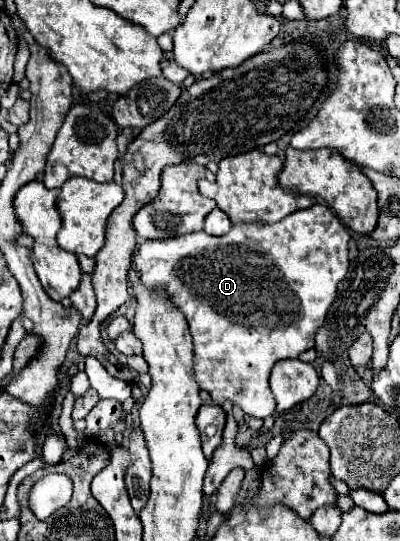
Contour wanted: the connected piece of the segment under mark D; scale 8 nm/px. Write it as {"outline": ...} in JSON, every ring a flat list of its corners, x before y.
{"outline":[[315,204,311,208,299,210,297,214,289,214,289,218,283,218,281,222,273,222,269,226,233,226,225,236,209,236,205,232,197,232,197,234,185,234,181,238,167,238,167,240,157,240,157,242,141,242,141,246,135,250,133,254,133,264,143,280,143,284,147,286,163,286,167,288,173,304,177,304,177,308,181,308,181,312,185,314,187,322,189,322,189,330,193,336,193,372,195,372,195,382,201,390,209,392,213,404,221,406,223,402,231,402,233,406,239,406,245,414,253,416,253,418,267,418,273,416,277,410,275,398,269,390,269,374,271,368,277,360,283,358,297,358,301,352,309,350,315,346,315,334,321,328,321,324,325,322,325,316,335,300,337,294,337,284,345,278,347,268,349,268,349,256,347,256,347,244,349,244,349,232,343,226,343,222,323,204]]}

